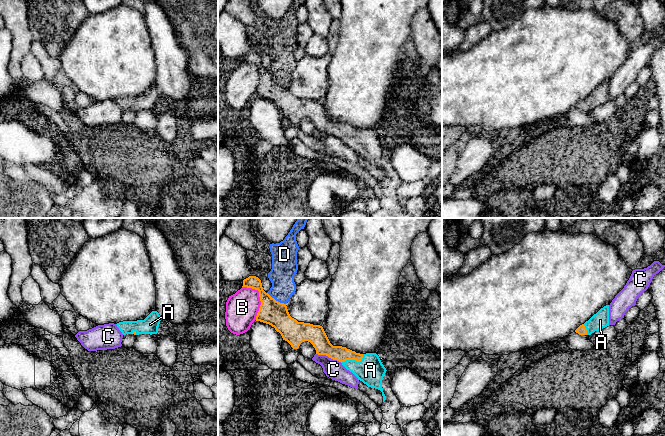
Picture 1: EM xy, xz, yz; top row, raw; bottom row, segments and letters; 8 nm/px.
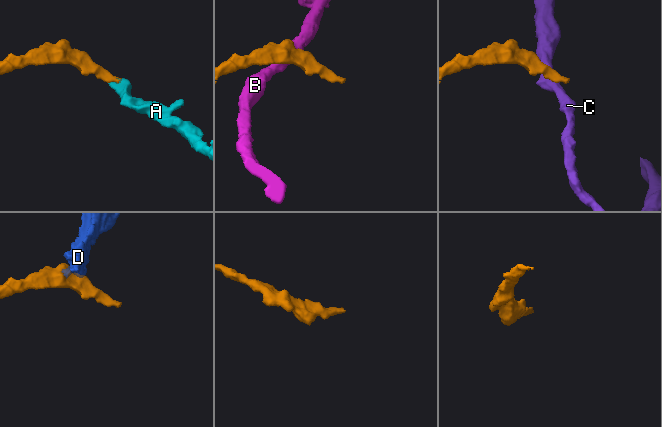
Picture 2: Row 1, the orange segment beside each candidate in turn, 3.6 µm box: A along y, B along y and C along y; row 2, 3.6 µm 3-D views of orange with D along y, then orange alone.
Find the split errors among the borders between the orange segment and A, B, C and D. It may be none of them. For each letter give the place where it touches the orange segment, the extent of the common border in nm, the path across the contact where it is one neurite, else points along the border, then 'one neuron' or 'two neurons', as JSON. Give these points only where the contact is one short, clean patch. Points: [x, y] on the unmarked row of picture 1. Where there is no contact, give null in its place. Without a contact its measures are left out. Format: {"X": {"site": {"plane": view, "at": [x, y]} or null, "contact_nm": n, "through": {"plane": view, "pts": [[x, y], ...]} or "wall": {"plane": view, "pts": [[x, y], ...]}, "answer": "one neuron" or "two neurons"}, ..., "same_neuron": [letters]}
{"A": {"site": {"plane": "xz", "at": [353, 135]}, "contact_nm": 200, "through": {"plane": "xz", "pts": [[339, 129], [353, 135], [370, 146]]}, "answer": "one neuron"}, "B": {"site": {"plane": "xz", "at": [259, 72]}, "contact_nm": 300, "answer": "two neurons"}, "C": {"site": {"plane": "xz", "at": [329, 133]}, "contact_nm": 220, "wall": {"plane": "xz", "pts": [[316, 129], [327, 131], [341, 139]]}, "answer": "two neurons"}, "D": {"site": {"plane": "xz", "at": [275, 76]}, "contact_nm": 180, "wall": {"plane": "xz", "pts": [[267, 68], [276, 76], [285, 80]]}, "answer": "two neurons"}, "same_neuron": ["A"]}

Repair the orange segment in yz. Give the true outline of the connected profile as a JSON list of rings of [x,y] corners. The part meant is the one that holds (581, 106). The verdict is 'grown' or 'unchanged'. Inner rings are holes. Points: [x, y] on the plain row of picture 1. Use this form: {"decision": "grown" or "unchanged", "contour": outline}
{"decision": "grown", "contour": [[[609,81],[601,84],[588,97],[580,101],[575,108],[579,111],[591,111],[607,102],[609,102]]]}

